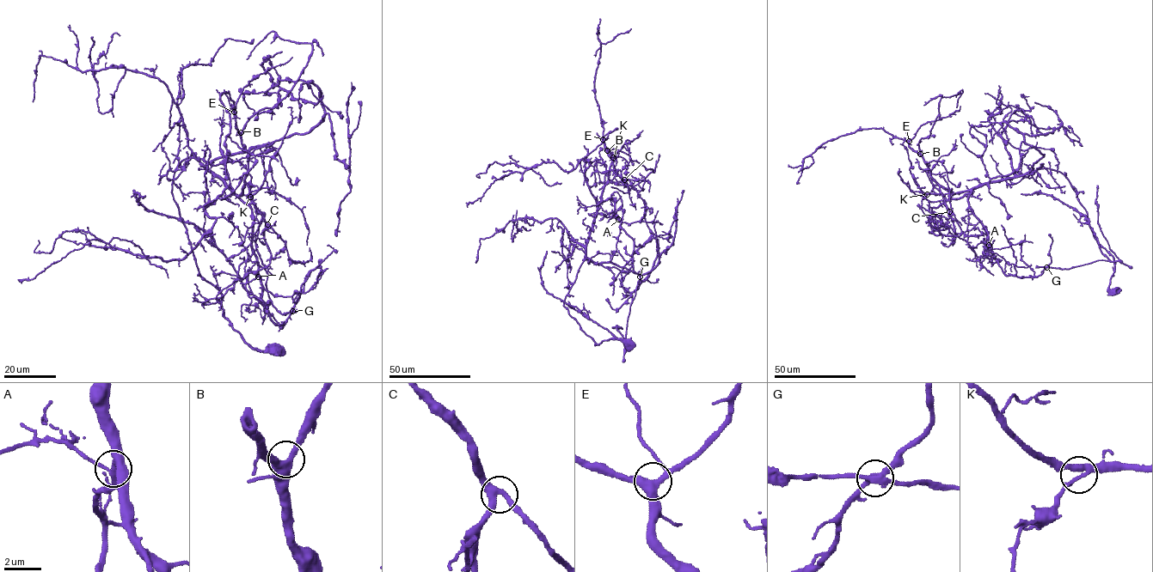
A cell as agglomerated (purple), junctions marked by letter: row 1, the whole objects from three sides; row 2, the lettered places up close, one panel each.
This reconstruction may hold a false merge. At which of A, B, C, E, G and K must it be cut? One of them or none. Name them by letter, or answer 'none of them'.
G

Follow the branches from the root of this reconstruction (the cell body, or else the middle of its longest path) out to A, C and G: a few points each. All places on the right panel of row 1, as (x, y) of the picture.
A: (1113, 292), (1113, 258), (1094, 238), (1087, 212), (1059, 172), (1039, 168), (972, 189), (969, 207), (989, 245)
C: (1113, 292), (1113, 258), (1094, 238), (1087, 212), (1059, 172), (1039, 168), (954, 193), (941, 186), (949, 211)
G: (1113, 292), (1113, 258), (1064, 174), (1039, 168), (975, 186), (969, 207), (1002, 271), (1038, 276), (1046, 266)

